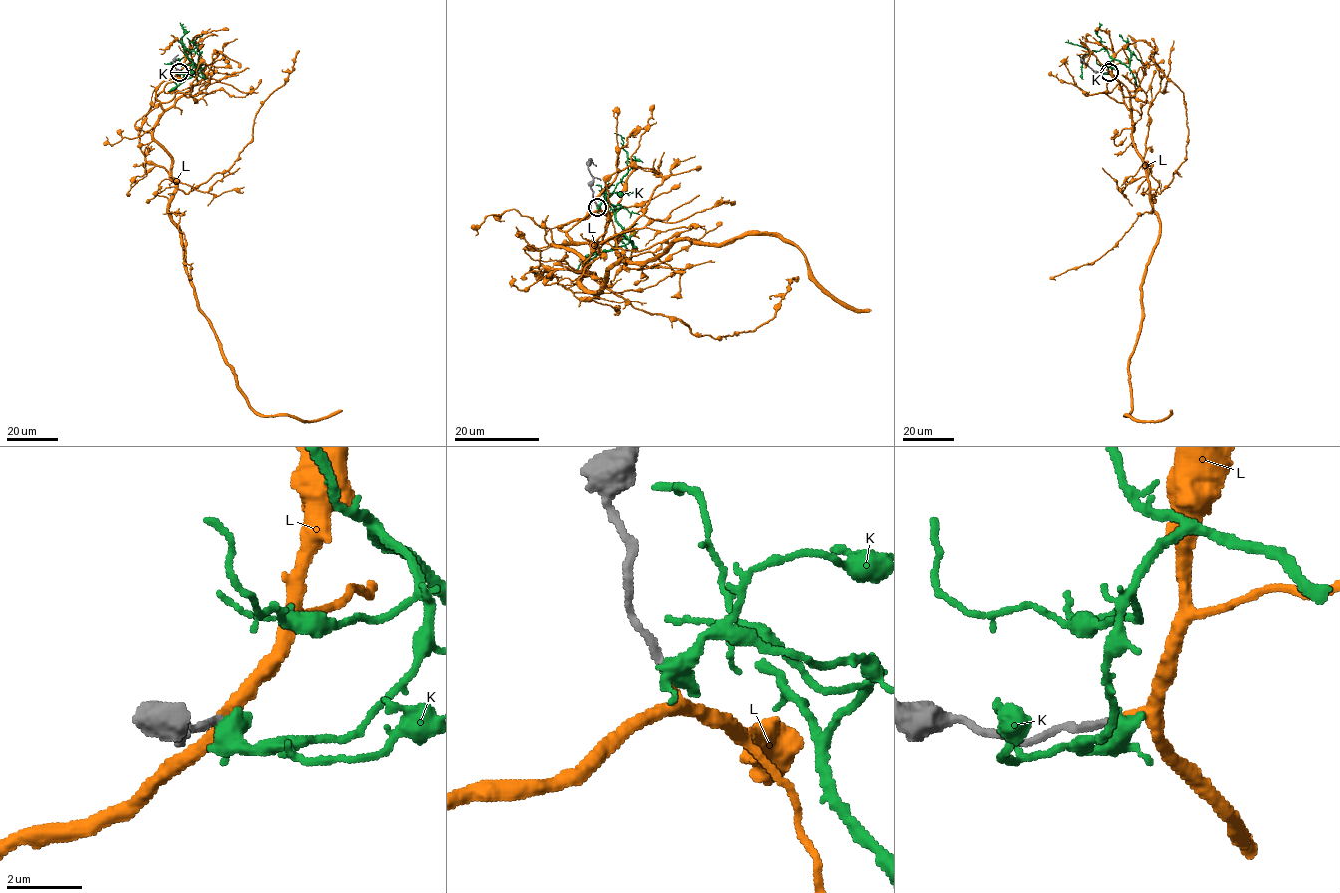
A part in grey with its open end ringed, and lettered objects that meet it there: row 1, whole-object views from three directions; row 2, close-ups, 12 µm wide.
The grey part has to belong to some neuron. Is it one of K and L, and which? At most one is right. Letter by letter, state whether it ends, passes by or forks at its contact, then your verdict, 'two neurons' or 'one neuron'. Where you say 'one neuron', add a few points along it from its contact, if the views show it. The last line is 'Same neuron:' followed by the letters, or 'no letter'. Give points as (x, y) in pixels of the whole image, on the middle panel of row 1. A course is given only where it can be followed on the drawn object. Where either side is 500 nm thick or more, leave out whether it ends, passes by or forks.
K: it passes by; two neurons
L: it passes by; one neuron; it runs (597, 206), (554, 244), (584, 262), (587, 289), (672, 241), (780, 235), (838, 299), (871, 310)
Same neuron: L

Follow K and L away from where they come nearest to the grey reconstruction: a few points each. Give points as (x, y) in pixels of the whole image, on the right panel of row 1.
K: (1108, 72), (1113, 59), (1129, 65), (1128, 48), (1146, 63)
L: (1109, 71), (1130, 111), (1159, 231), (1141, 285), (1126, 415), (1161, 420), (1171, 410)

